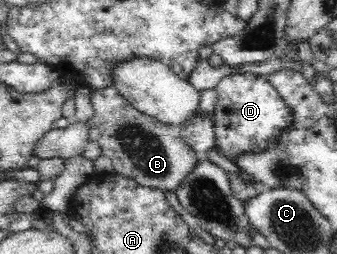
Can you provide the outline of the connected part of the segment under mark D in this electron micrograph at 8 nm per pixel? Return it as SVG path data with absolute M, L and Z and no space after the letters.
M249 72L233 73L223 77L217 85L217 98L214 111L214 144L221 153L233 159L241 152L259 152L272 148L283 135L283 131L292 127L292 113L284 98L269 83L267 76L259 76Z

